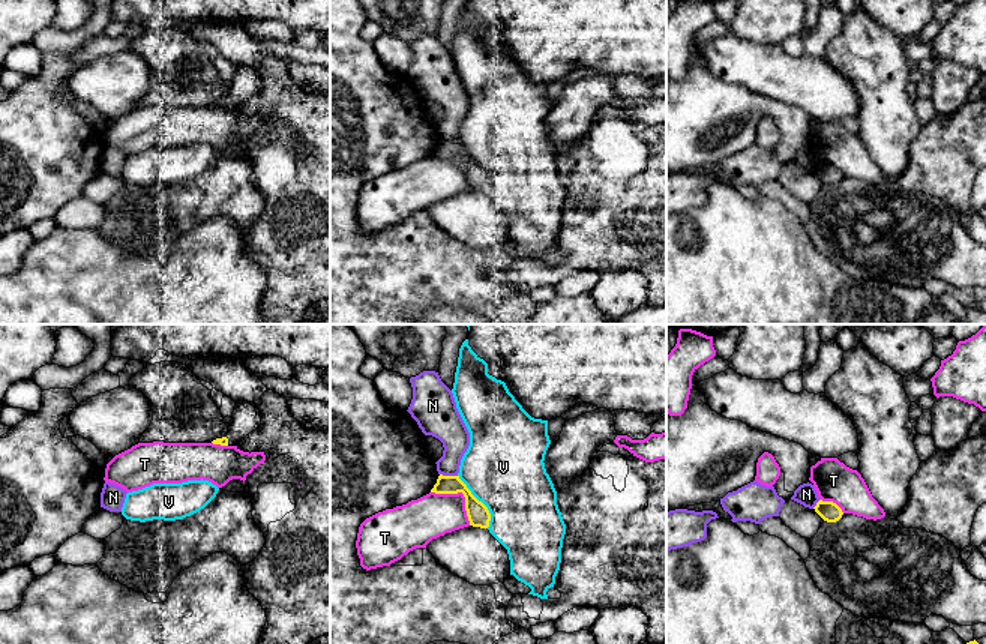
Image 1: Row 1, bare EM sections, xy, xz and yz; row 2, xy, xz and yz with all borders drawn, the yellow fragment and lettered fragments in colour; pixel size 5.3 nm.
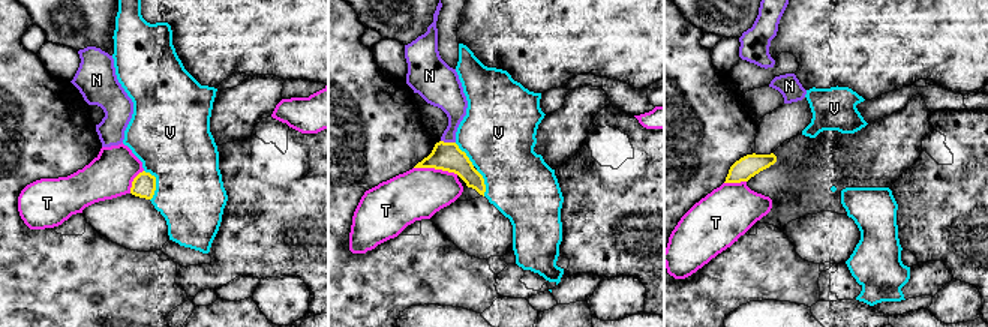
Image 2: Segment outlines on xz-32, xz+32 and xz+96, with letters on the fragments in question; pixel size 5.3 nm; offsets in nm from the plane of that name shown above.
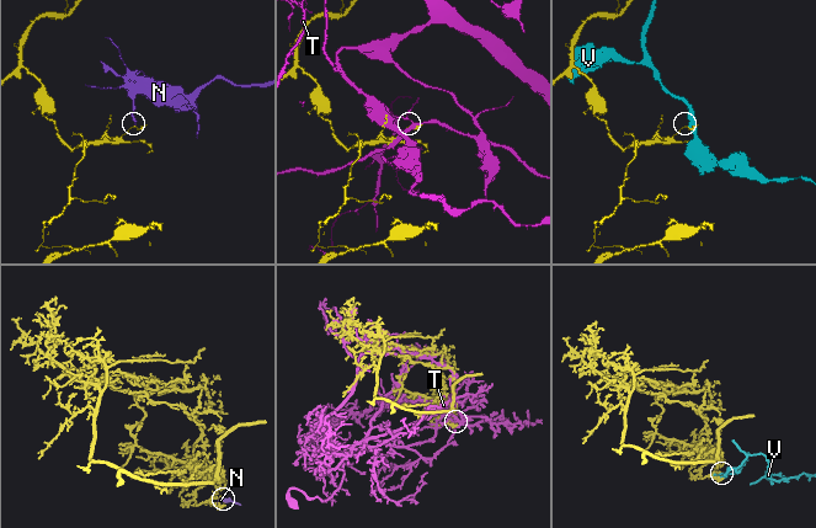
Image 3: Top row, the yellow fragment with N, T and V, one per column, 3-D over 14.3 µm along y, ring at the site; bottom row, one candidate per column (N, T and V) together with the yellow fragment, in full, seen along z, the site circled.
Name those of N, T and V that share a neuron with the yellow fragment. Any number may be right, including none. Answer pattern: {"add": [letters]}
{"add": []}

